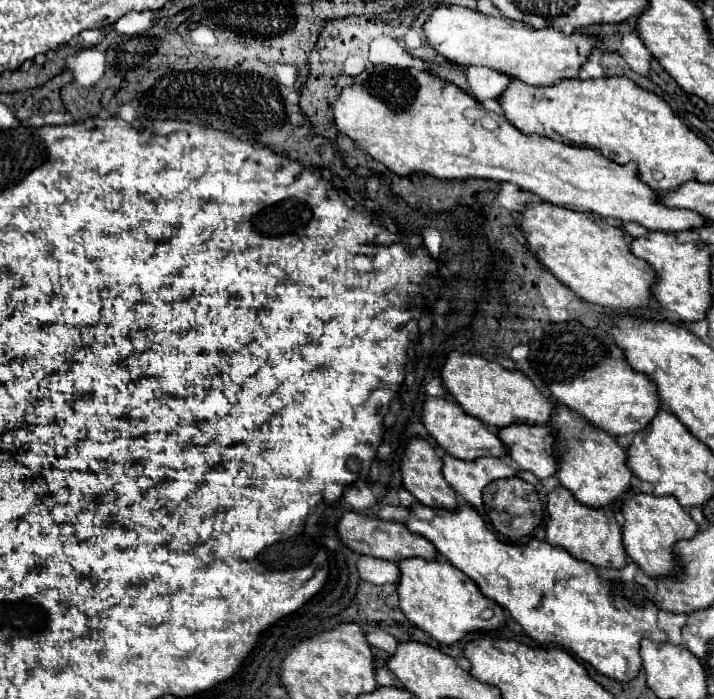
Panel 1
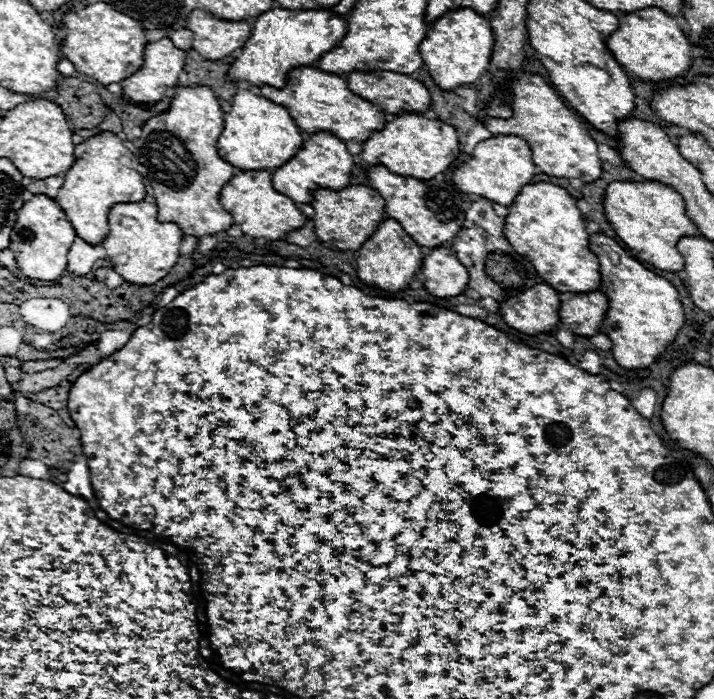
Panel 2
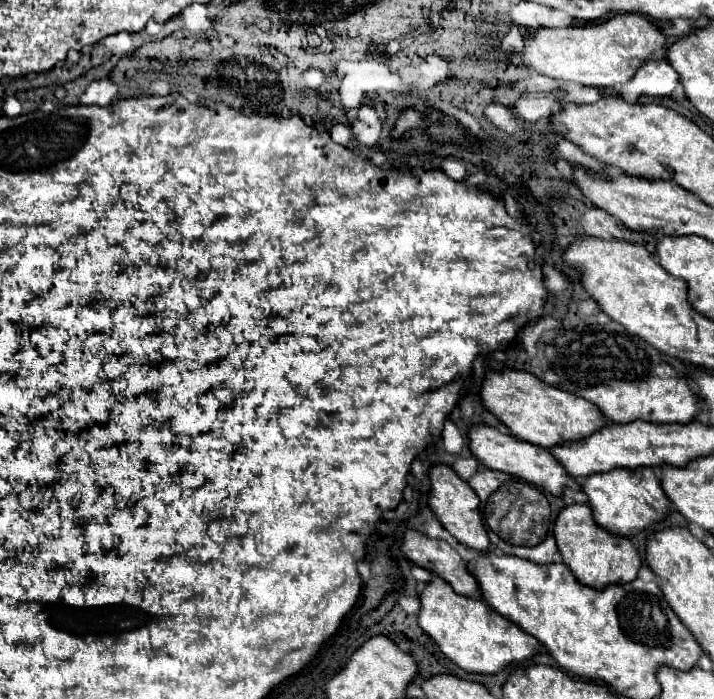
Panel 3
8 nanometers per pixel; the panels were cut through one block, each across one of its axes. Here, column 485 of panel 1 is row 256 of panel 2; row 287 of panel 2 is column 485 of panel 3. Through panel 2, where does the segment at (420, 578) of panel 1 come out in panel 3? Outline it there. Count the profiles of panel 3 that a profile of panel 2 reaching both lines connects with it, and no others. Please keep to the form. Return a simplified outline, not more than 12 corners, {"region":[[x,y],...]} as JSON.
{"region":[[434,576],[420,628],[466,672],[496,674],[538,640]]}

